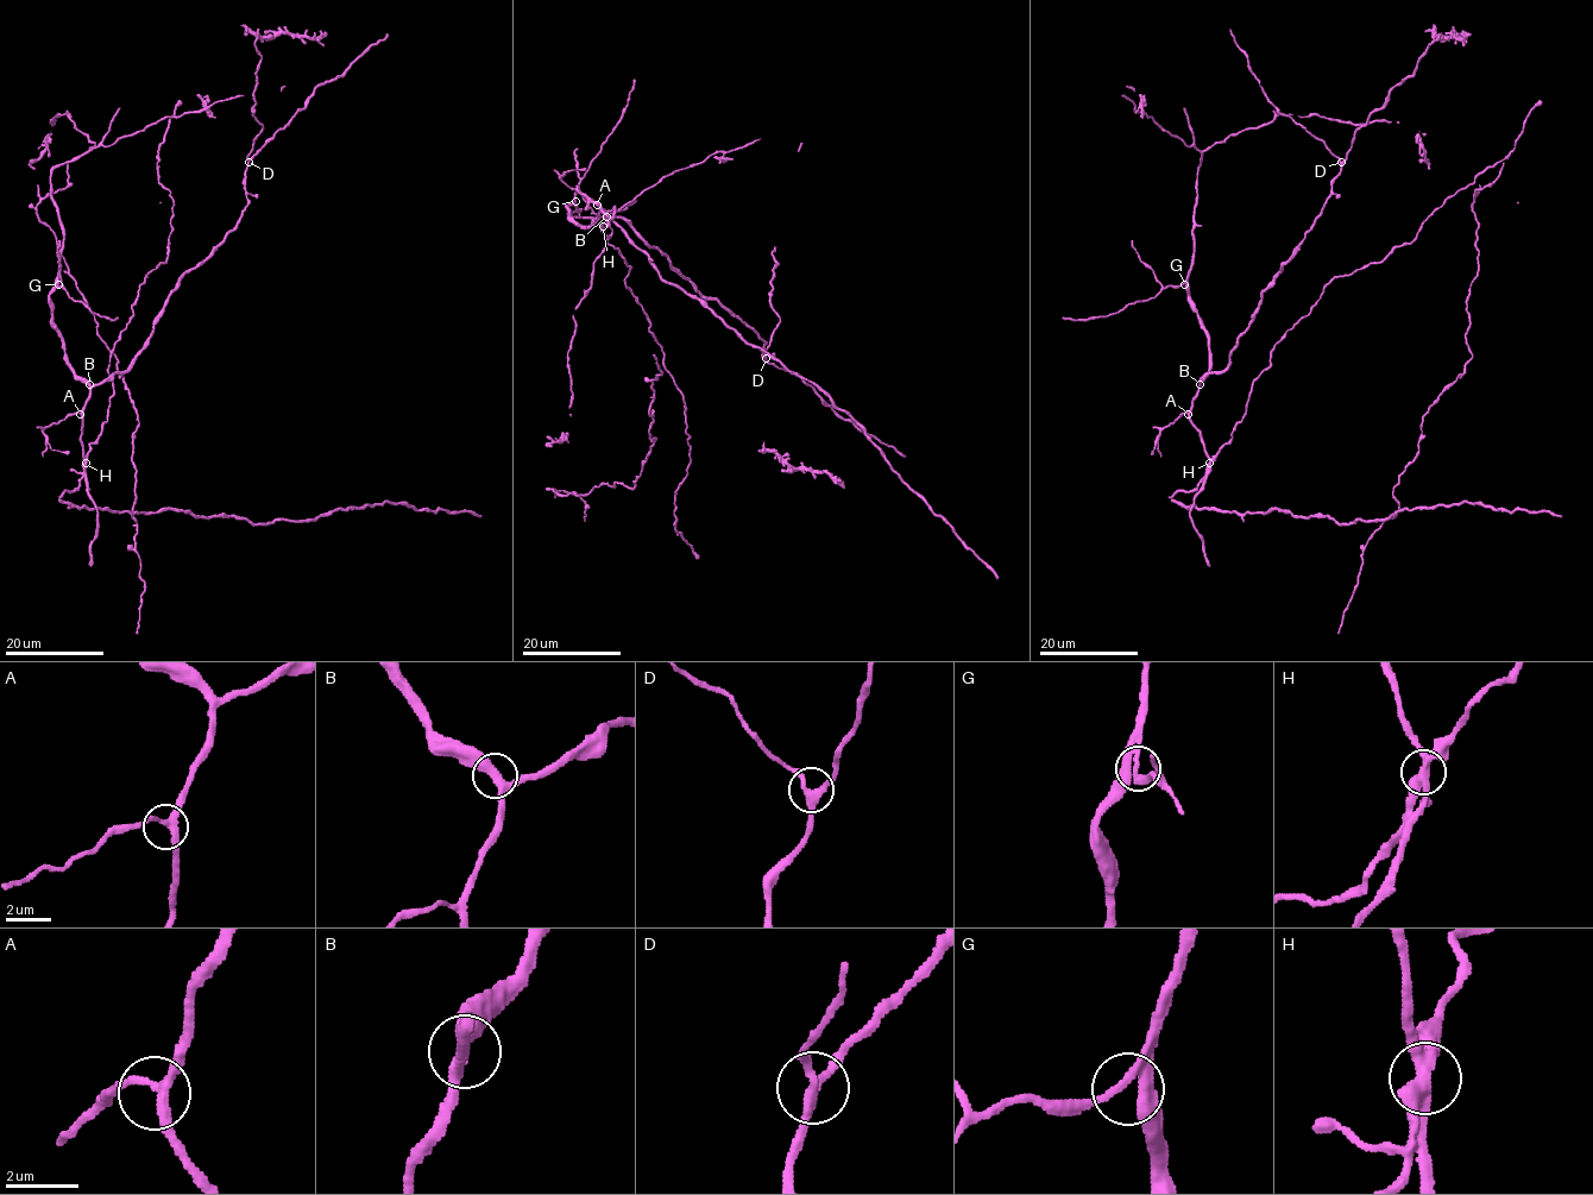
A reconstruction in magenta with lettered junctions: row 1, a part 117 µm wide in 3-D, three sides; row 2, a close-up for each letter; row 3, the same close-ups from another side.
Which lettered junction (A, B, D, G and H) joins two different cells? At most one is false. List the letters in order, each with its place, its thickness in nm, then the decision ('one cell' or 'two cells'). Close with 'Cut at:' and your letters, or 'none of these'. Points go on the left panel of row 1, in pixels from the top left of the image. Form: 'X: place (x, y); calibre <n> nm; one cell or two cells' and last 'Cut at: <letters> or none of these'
A: place (80, 414); calibre 260 nm; one cell
B: place (89, 384); calibre 360 nm; one cell
D: place (249, 162); calibre 260 nm; one cell
G: place (58, 284); calibre 240 nm; one cell
H: place (86, 463); calibre 400 nm; two cells
Cut at: H

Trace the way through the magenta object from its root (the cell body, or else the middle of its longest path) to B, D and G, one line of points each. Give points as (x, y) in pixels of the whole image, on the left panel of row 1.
B: (54, 200), (63, 231), (63, 250), (55, 289), (49, 295), (51, 324), (62, 339), (64, 359), (89, 384)
D: (54, 200), (63, 250), (51, 324), (70, 370), (98, 385), (127, 370), (175, 284), (235, 226), (249, 162)
G: (54, 200), (63, 231), (58, 284)

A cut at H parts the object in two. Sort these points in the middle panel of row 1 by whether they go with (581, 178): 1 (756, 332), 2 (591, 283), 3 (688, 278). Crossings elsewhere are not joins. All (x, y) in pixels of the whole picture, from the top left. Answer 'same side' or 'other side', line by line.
1: same side
2: same side
3: same side

